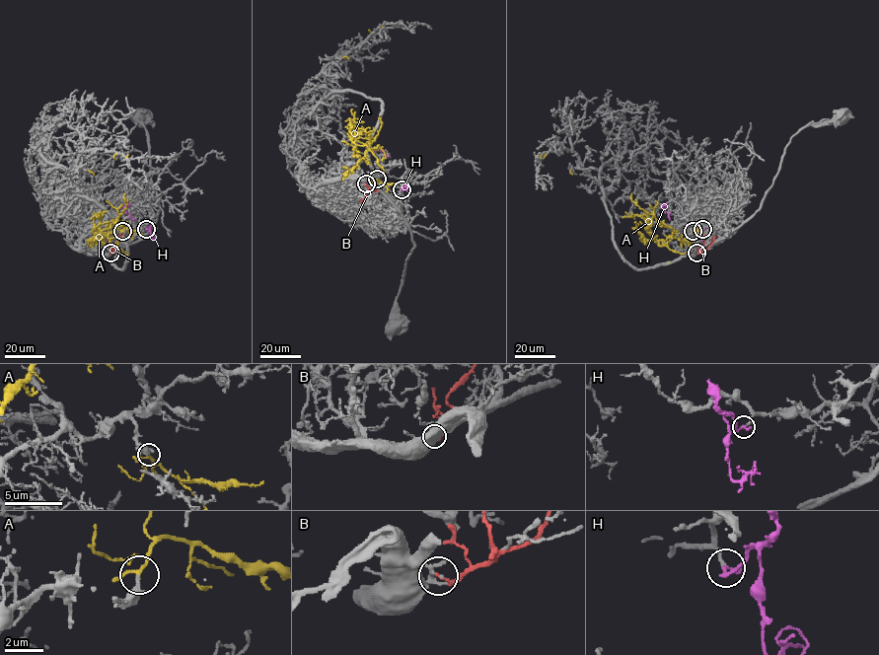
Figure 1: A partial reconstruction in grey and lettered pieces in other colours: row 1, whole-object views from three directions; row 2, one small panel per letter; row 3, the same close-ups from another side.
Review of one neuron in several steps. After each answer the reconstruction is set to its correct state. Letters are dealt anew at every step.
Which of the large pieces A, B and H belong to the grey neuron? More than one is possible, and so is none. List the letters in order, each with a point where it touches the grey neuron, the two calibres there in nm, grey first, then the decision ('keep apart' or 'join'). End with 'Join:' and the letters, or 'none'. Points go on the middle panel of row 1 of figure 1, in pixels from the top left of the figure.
A: meets grey at (377, 179); 280 nm thick on the grey side, 150 nm on the other; keep apart
B: meets grey at (366, 183); 120 nm thick on the grey side, 170 nm on the other; keep apart
H: meets grey at (402, 189); 150 nm thick on the grey side, 260 nm on the other; keep apart
Join: none

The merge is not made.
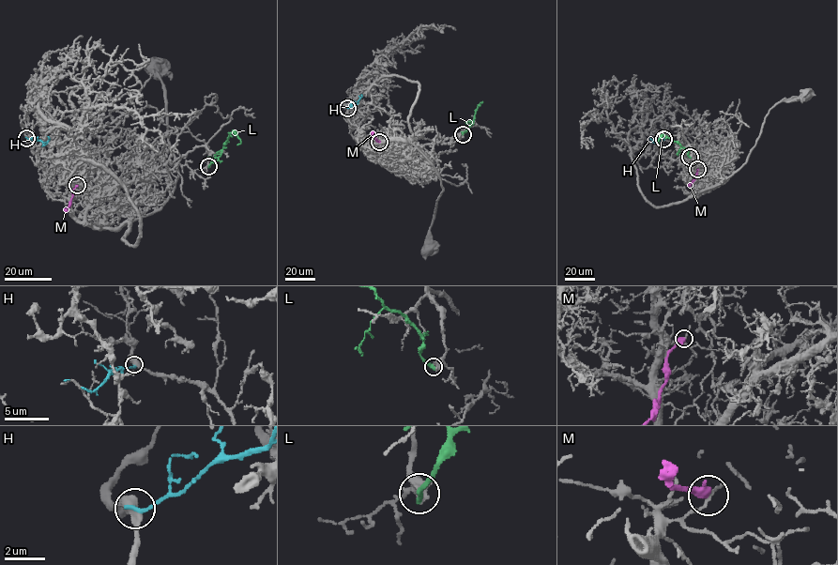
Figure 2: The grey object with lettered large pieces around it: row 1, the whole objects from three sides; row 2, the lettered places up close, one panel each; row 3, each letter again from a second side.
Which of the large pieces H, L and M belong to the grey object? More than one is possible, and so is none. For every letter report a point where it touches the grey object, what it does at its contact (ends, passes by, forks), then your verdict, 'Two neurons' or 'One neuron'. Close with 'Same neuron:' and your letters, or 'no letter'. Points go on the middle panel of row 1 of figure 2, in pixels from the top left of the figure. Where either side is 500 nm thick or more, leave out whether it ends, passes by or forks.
H: Touches grey at (347, 108). It ends there. Two neurons
L: Touches grey at (463, 134). Two neurons
M: Touches grey at (379, 142). It ends there. Two neurons
Same neuron: no letter

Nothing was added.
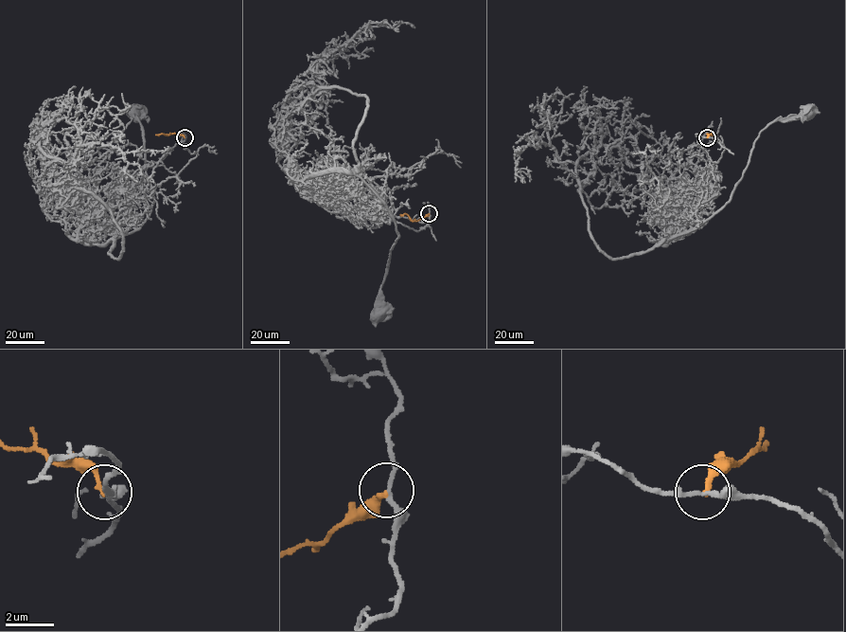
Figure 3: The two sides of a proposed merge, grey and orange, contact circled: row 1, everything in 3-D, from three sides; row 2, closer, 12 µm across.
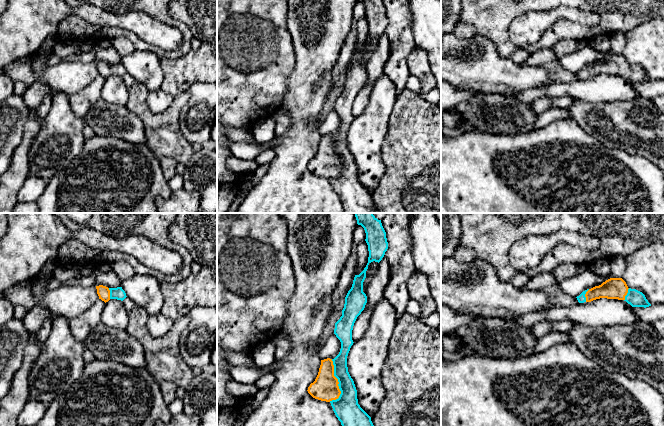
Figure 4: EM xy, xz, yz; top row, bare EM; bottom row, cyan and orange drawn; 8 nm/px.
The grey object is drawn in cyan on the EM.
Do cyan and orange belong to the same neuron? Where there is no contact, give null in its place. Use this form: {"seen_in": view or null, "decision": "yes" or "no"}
{"seen_in": "xz", "decision": "yes"}

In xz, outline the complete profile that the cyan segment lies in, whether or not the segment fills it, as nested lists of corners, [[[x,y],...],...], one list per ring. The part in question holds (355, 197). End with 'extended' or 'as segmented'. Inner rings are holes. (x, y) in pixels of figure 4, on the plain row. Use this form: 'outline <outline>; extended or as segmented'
outline [[[382,0],[358,1],[361,1],[366,9],[368,39],[359,51],[355,51],[352,63],[345,73],[342,92],[335,99],[334,110],[341,118],[340,128],[334,135],[321,136],[318,151],[307,167],[315,175],[331,179],[345,213],[378,213],[371,193],[358,180],[357,166],[348,148],[347,132],[354,119],[354,99],[367,79],[363,58],[368,41],[382,36],[388,25],[388,18]]]; extended

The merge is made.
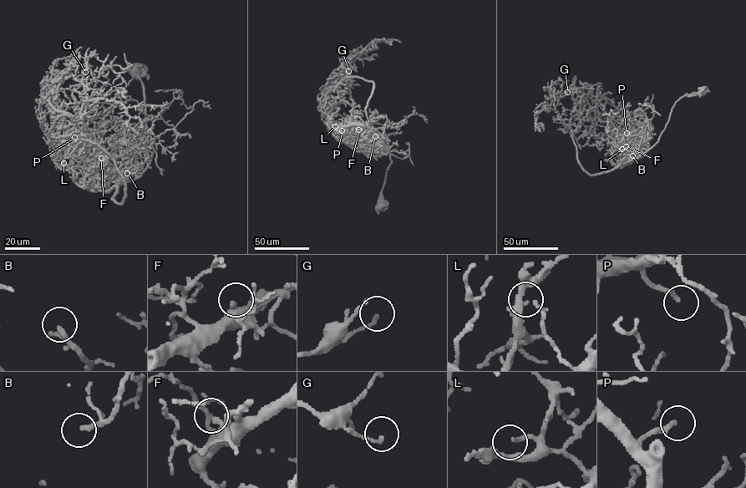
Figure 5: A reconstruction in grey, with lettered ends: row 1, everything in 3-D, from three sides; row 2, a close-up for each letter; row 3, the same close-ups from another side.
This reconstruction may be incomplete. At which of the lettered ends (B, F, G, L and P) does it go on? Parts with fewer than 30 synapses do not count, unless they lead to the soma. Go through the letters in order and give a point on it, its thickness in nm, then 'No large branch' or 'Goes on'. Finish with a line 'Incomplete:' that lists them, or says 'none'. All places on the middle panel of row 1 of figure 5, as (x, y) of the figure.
B: Place: (375, 136). Thickness 200 nm. Goes on
F: Place: (358, 129). Thickness 400 nm. No large branch
G: Place: (348, 71). Thickness 140 nm. No large branch
L: Place: (335, 126). Thickness 170 nm. No large branch
P: Place: (342, 130). Thickness 200 nm. Goes on
Incomplete: B, P

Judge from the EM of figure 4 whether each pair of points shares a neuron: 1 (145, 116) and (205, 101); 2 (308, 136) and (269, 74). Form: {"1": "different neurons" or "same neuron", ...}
{"1": "different neurons", "2": "different neurons"}

